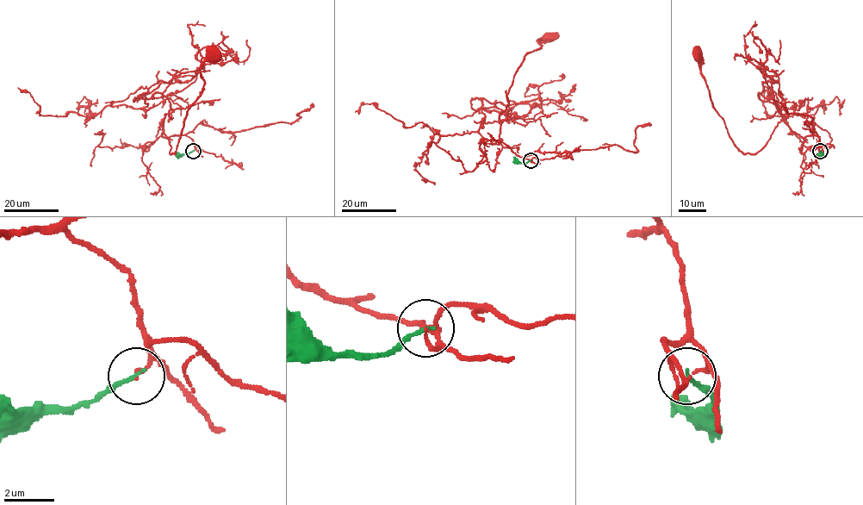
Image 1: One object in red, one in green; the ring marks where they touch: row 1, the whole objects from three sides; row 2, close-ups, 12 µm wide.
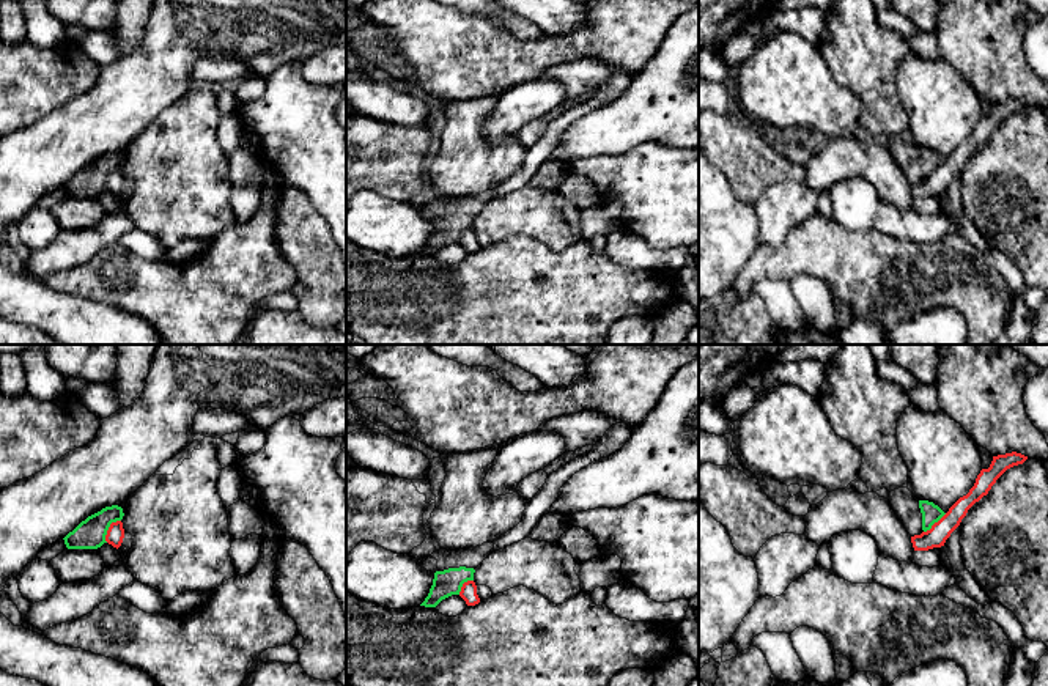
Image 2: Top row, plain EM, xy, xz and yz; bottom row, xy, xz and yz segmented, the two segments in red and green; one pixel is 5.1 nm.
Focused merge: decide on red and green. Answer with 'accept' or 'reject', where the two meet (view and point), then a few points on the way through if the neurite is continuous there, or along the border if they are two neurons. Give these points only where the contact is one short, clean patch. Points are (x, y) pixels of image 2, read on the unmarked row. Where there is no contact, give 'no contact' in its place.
reject | xy (109, 177) | along xy (120, 167), (110, 172), (106, 189)

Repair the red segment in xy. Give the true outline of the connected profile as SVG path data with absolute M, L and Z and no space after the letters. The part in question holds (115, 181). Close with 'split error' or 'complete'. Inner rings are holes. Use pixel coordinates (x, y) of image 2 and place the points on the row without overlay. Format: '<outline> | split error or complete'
M121 168L112 170L107 178L105 189L118 197L123 190L123 186L124 186L123 170Z | complete

